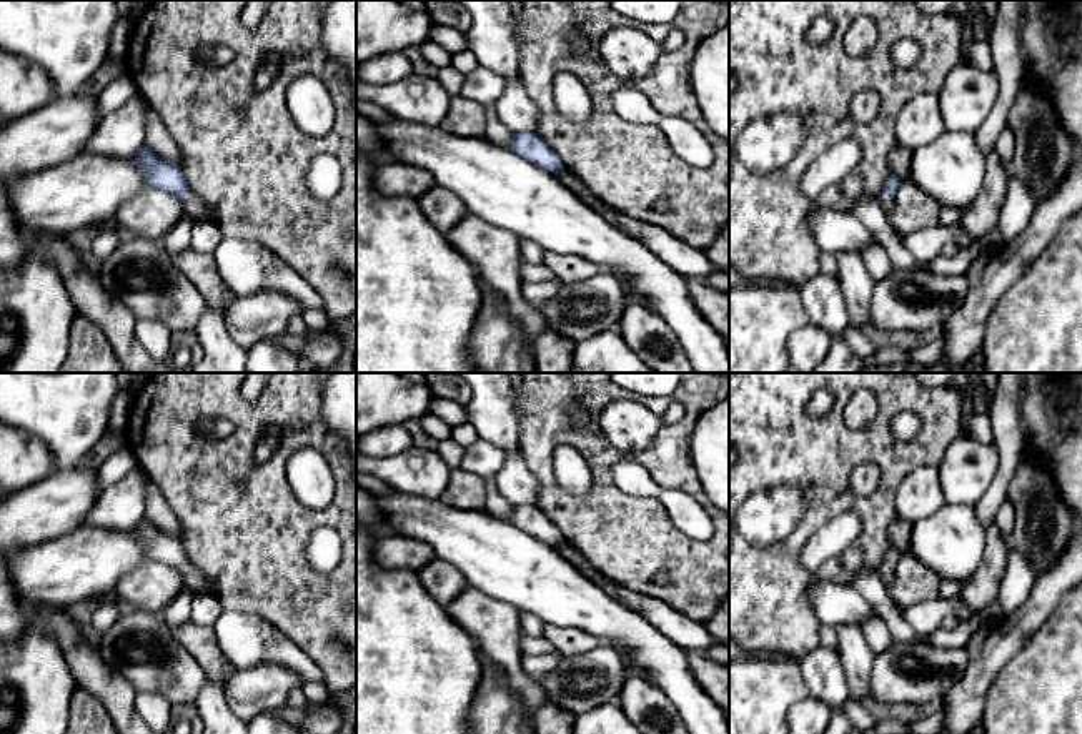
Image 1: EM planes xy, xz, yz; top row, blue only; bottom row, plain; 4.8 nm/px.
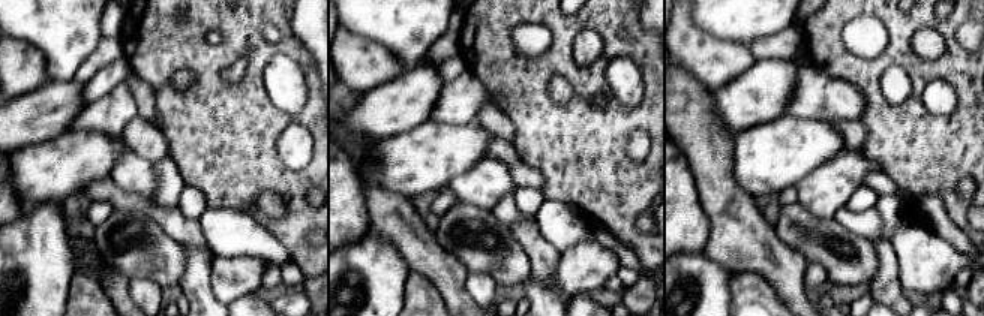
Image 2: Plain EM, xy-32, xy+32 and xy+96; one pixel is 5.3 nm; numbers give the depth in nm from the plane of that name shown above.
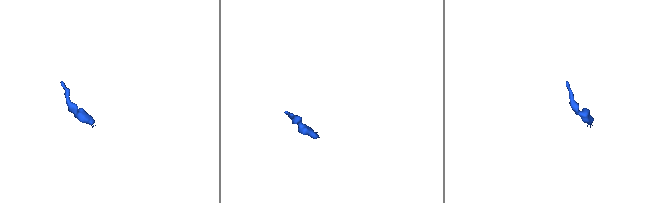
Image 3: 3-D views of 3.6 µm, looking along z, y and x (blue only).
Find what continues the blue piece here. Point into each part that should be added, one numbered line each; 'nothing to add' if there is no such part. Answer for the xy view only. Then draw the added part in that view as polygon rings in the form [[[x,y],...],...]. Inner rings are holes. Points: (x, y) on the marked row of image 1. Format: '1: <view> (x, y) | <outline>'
1: xy (193, 205) | [[[190,191],[181,200],[185,210],[193,216],[193,220],[211,220],[211,211],[203,205],[203,201]]]

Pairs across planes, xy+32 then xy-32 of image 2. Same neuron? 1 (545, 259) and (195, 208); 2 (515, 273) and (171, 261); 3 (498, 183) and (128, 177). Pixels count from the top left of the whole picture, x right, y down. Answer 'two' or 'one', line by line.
1: two
2: one
3: one

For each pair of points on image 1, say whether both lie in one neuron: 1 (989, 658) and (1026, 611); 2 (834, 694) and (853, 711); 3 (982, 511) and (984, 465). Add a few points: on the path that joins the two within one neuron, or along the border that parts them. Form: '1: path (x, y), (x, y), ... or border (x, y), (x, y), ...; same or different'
1: path (996, 646), (1019, 623); same
2: border (849, 703), (841, 708); different
3: border (997, 460), (997, 473), (976, 505), (986, 530); different

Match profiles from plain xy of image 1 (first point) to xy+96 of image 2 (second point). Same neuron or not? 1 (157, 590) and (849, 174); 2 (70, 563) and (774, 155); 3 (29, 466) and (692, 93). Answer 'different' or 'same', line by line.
1: same
2: same
3: different

